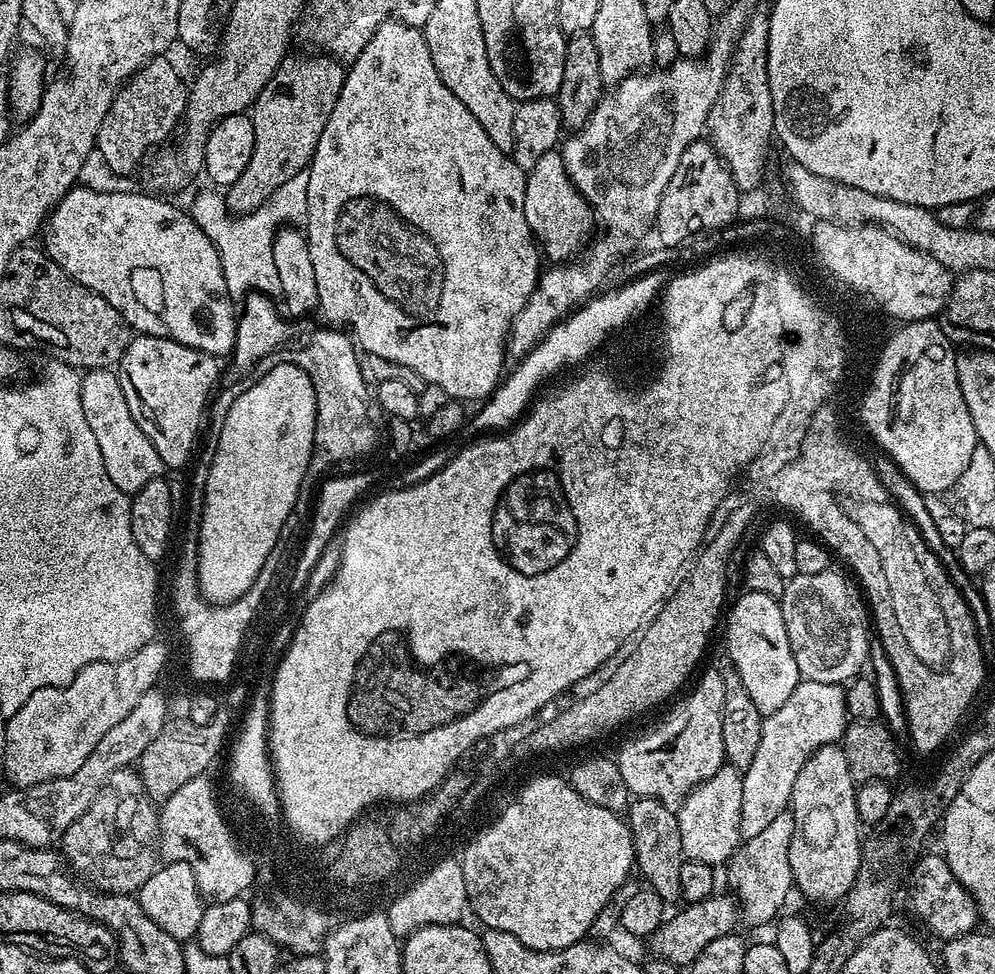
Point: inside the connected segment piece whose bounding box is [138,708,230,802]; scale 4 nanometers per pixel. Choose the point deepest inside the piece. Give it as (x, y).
(183, 751)

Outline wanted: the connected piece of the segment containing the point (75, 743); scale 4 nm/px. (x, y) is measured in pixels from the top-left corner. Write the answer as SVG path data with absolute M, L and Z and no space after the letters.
M160 643L142 646L124 660L87 664L64 688L34 690L23 706L7 717L8 725L2 728L6 734L2 756L4 772L12 783L9 785L29 788L54 778L66 778L82 767L94 746L102 742L106 730L118 726L138 706L138 698L157 687L156 679L168 664L168 648Z

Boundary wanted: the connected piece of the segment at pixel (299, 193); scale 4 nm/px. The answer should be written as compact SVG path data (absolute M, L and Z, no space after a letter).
M307 171L294 174L290 182L282 182L274 194L258 210L236 214L228 211L223 195L216 192L200 192L192 200L190 215L201 230L214 242L218 258L222 262L222 274L226 278L228 296L234 302L243 301L249 292L260 292L269 298L279 297L282 281L274 267L274 238L285 226L300 226L308 219L306 202Z

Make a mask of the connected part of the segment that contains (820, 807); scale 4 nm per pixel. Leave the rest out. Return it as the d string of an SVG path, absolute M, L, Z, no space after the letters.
M839 743L822 746L798 770L798 778L794 778L794 790L790 811L794 818L794 834L790 842L790 870L792 883L808 900L816 904L832 904L843 901L854 886L856 875L860 869L860 853L862 851L862 825L858 818L856 805L857 781L853 780L846 754Z

